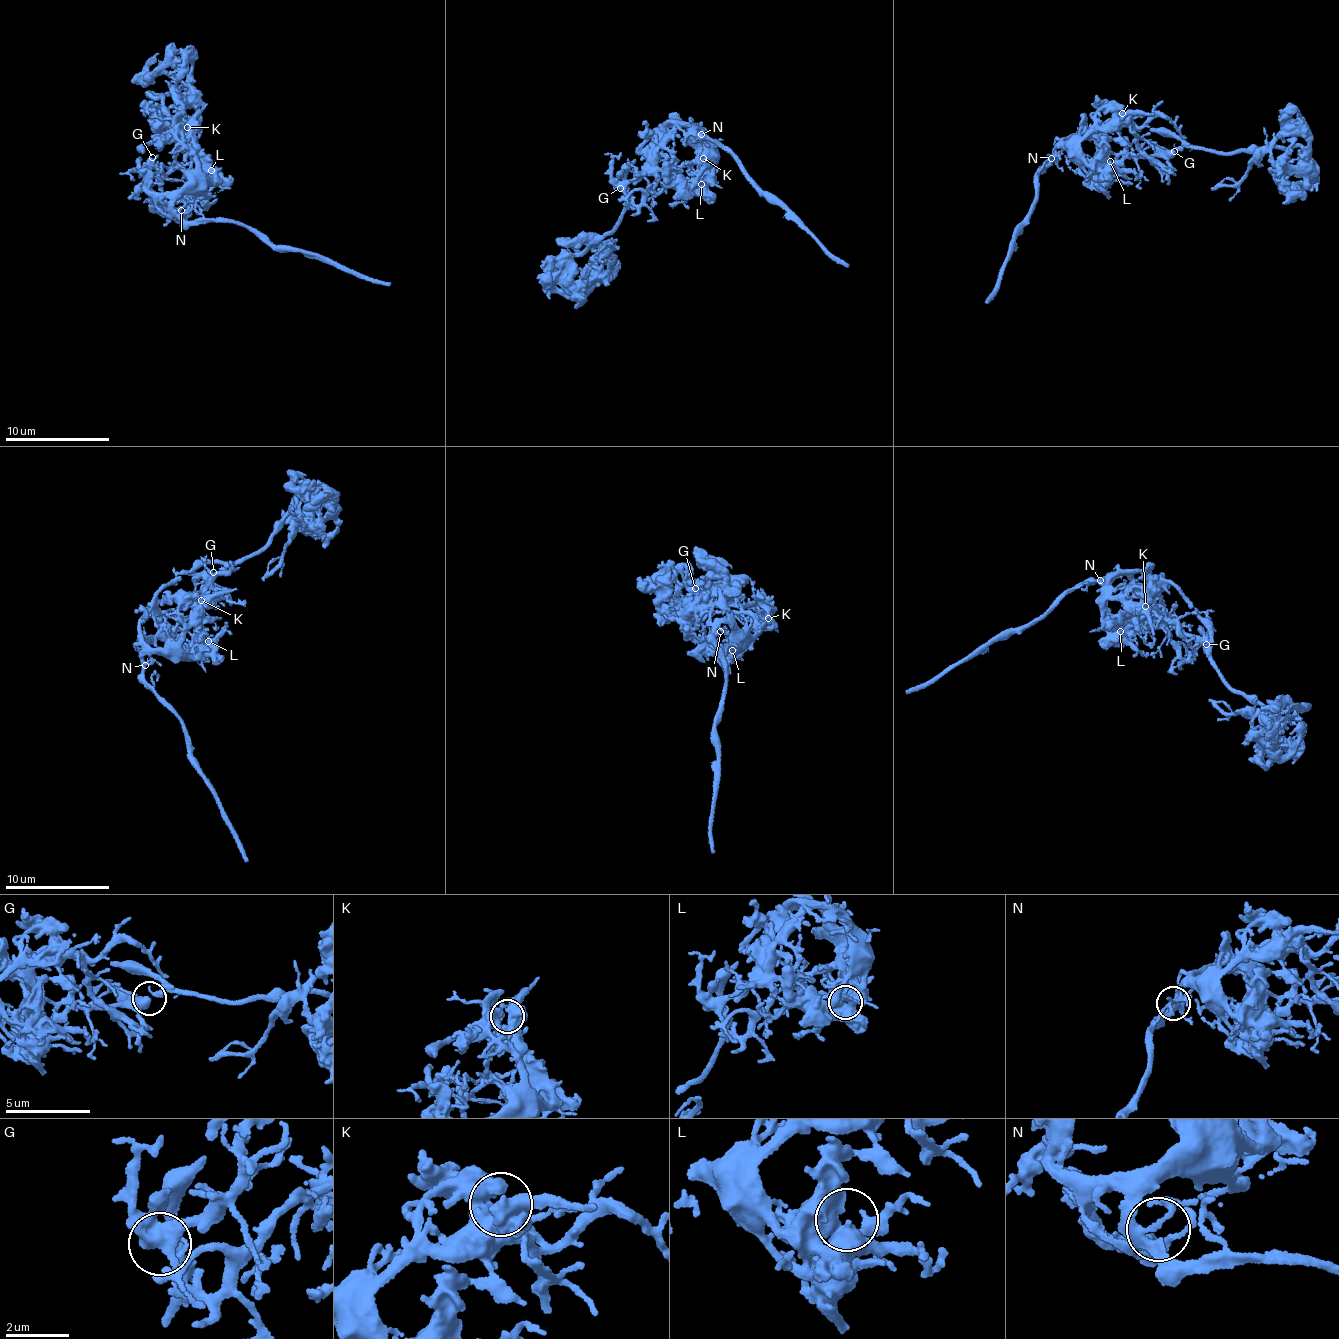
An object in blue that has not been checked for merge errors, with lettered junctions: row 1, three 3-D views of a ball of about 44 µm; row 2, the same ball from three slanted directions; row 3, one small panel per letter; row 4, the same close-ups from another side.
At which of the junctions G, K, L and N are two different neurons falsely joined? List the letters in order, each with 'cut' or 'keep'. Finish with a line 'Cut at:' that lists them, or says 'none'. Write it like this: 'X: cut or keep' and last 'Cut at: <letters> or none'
G: keep
K: keep
L: keep
N: keep
Cut at: none

